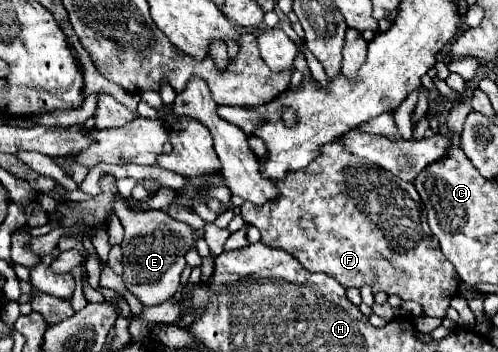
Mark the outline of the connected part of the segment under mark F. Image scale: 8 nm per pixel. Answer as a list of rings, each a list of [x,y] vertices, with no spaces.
[[[332,142],[322,148],[320,156],[302,170],[290,172],[286,180],[276,182],[280,196],[262,208],[244,202],[242,220],[256,226],[262,232],[262,244],[292,254],[308,272],[324,272],[336,278],[344,288],[370,286],[372,292],[384,290],[396,294],[402,300],[414,300],[422,306],[426,316],[444,318],[450,308],[450,300],[458,294],[460,278],[454,266],[448,264],[440,252],[438,240],[432,236],[428,224],[424,224],[424,204],[412,182],[400,180],[390,172],[384,172],[368,160],[360,160],[344,150],[344,144]]]

